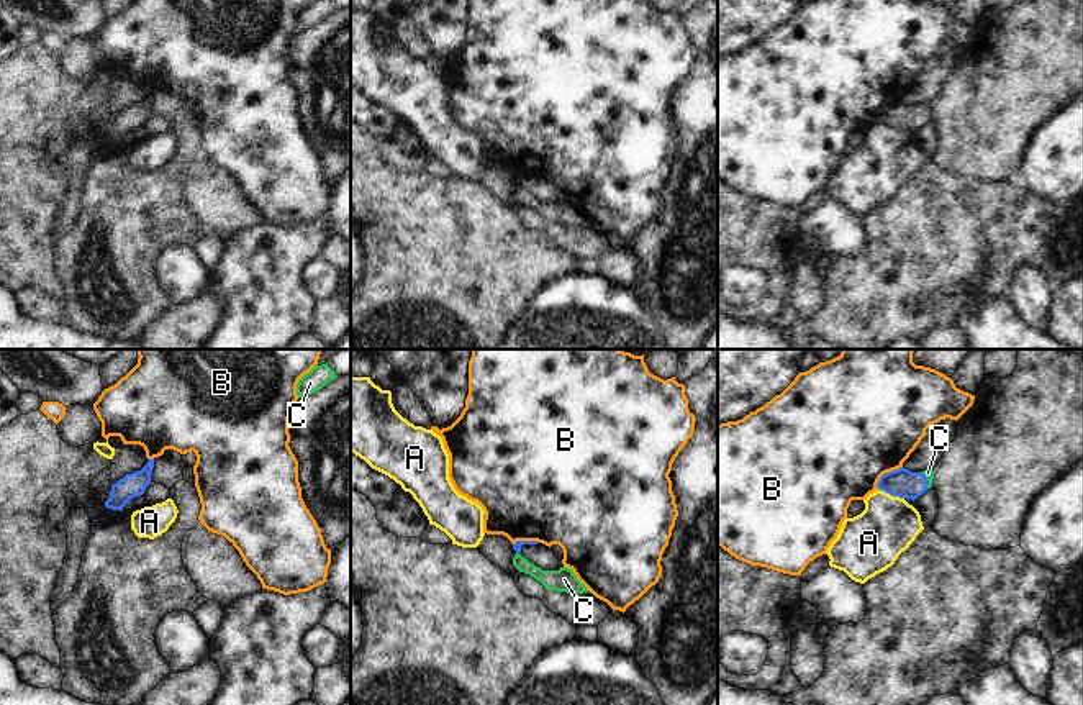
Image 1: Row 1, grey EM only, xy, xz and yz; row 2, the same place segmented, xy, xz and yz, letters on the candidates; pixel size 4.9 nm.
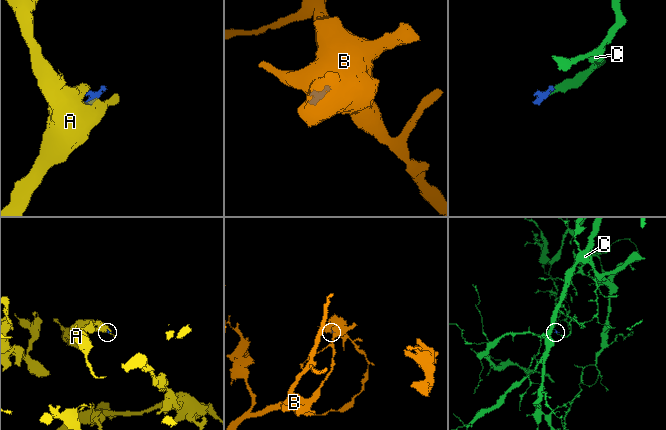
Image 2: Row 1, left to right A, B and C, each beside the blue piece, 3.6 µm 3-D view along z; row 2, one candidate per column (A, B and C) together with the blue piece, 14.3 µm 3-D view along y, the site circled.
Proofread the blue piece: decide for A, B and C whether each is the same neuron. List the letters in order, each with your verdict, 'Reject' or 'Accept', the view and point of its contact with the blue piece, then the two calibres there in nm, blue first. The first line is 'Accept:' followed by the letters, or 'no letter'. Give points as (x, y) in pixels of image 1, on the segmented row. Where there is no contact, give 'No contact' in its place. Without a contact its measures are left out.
Accept: C
A: Reject. Touches blue at yz (892, 494). Thickness 140 nm (blue) against 280 nm
B: Reject. Touches blue at yz (887, 473). Thickness 140 nm (blue) against 500 nm
C: Accept. Touches blue at yz (928, 481). Thickness 140 nm (blue) against 50 nm

